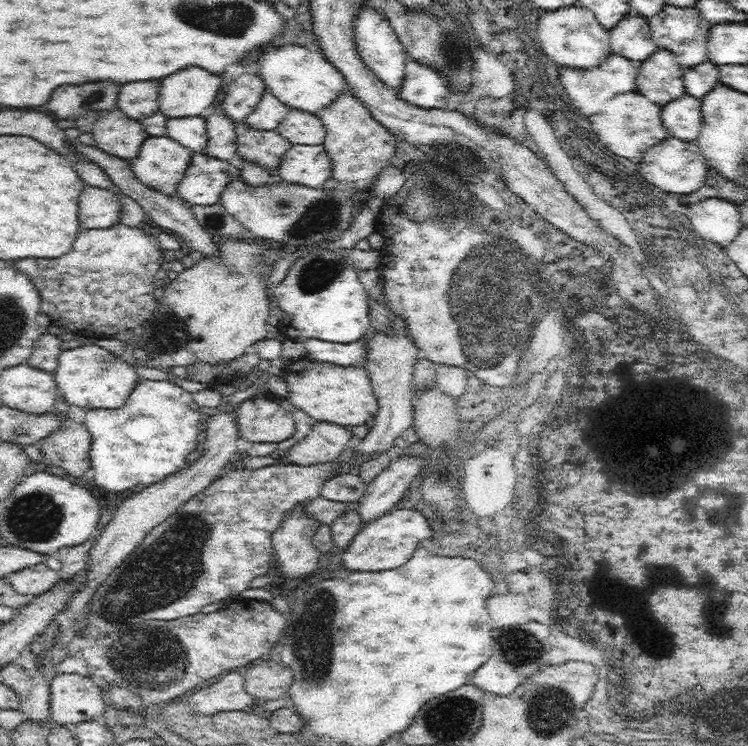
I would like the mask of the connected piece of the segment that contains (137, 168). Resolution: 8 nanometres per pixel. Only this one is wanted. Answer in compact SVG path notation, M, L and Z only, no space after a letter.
M169 136L146 137L140 148L138 157L131 160L132 170L136 178L144 185L166 195L176 195L178 183L184 178L184 173L190 164L194 152L182 146Z

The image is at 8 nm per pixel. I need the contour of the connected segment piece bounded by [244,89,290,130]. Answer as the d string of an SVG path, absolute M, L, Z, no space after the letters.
M266 89L260 102L258 102L258 106L256 106L256 110L244 122L254 129L274 130L284 121L289 110L287 105L278 101L278 98L275 98L269 89Z

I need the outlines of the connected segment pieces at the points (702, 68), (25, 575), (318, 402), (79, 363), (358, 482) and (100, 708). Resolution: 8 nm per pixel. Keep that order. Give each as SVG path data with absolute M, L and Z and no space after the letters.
M712 61L701 62L696 66L684 69L683 84L686 86L687 94L692 94L696 98L706 96L716 84L721 82L719 78L719 66Z
M41 563L34 567L24 568L9 576L12 587L21 594L38 596L61 581L60 572L50 570Z
M287 357L284 366L280 375L287 382L285 402L291 408L297 407L318 421L326 420L344 426L362 425L371 416L376 416L378 400L364 365L340 366L314 358Z
M89 343L62 351L54 372L59 394L70 403L86 410L91 408L115 409L126 404L132 390L138 384L138 374L134 365L128 364L120 356Z
M342 472L325 480L320 494L322 498L354 504L358 502L367 484L360 478L358 472Z
M60 673L53 677L49 684L51 722L73 727L84 721L94 721L96 716L103 715L106 705L100 694L101 685L89 674L82 676L78 673Z

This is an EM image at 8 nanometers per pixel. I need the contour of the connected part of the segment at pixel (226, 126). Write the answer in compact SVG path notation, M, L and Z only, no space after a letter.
M220 108L215 109L206 117L206 128L208 135L208 146L206 156L220 160L232 160L237 155L235 122L224 115Z

